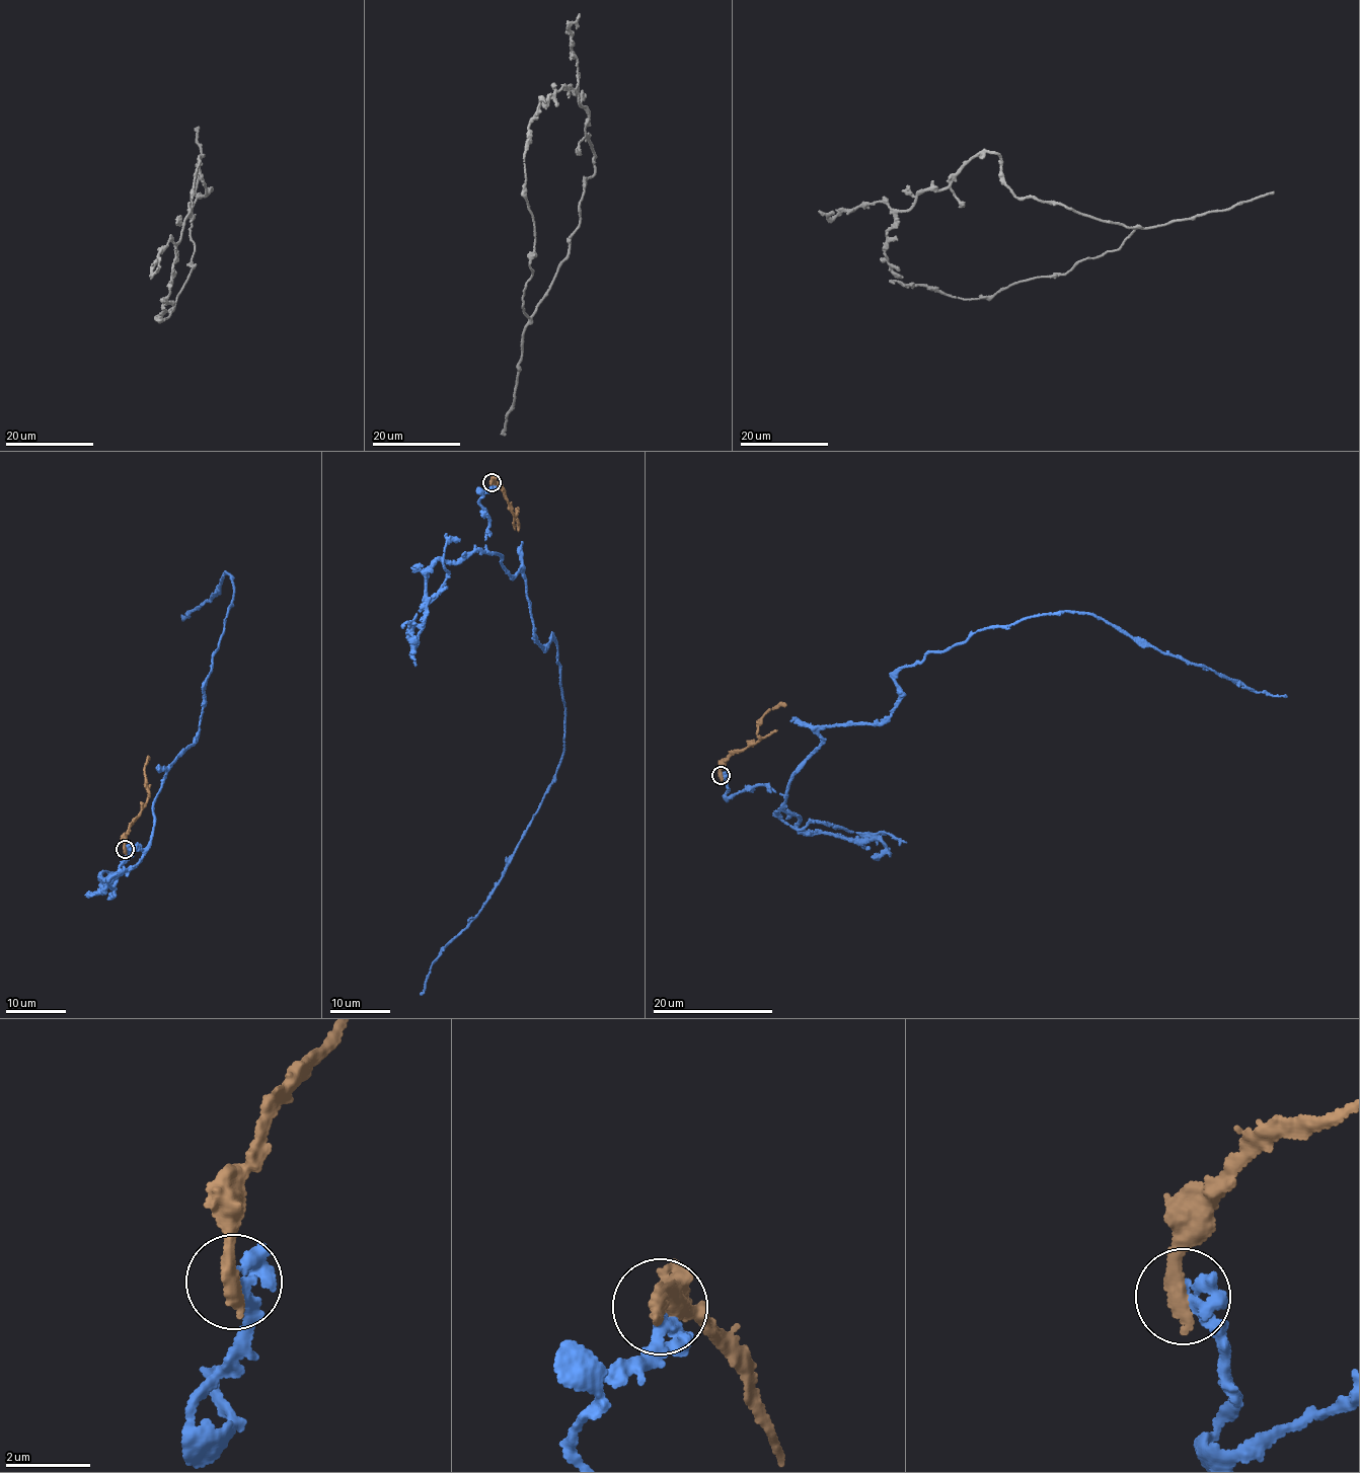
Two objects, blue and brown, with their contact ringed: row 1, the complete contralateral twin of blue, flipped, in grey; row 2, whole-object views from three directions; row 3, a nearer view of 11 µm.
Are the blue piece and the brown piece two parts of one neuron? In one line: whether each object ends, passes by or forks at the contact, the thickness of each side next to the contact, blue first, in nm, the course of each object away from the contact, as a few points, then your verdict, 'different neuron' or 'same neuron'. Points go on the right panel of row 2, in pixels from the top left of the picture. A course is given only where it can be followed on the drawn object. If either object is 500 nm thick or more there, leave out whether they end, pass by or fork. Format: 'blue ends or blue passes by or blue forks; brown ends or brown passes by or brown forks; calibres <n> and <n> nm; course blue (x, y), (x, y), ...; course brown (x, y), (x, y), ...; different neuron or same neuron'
blue ends; brown ends; calibres 360 and 440 nm; course blue (722, 775), (725, 796), (785, 795), (820, 728), (890, 715), (904, 667), (1040, 615), (1091, 615), (1286, 697); course brown (722, 775), (720, 766), (732, 755), (758, 740), (759, 720), (770, 709), (786, 705); different neuron

